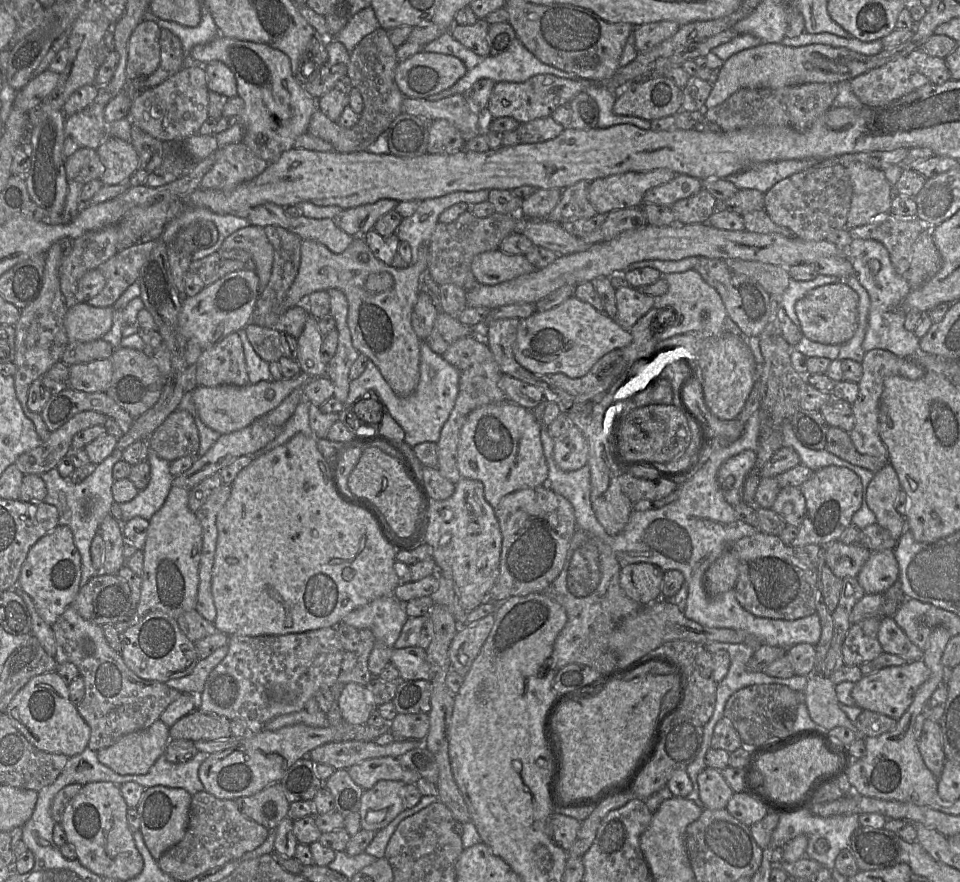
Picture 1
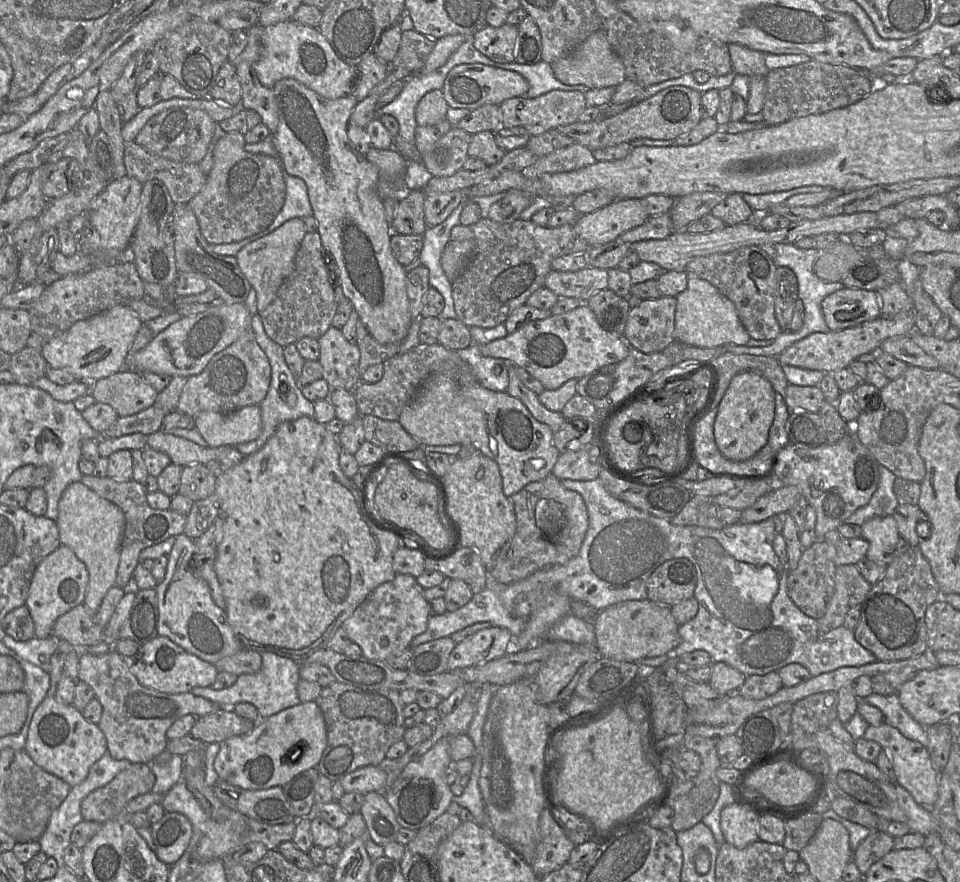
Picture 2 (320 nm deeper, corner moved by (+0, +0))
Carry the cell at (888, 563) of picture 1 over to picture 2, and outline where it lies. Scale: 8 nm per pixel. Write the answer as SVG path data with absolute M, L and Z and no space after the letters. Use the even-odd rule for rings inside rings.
M892 515L875 516L865 521L861 525L861 537L866 539L869 547L866 553L866 558L877 564L890 564L897 558L907 547L911 547L900 536L897 523Z

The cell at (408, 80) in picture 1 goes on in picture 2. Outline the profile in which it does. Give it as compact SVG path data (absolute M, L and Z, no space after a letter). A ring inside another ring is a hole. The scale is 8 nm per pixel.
M471 63L453 67L446 75L441 91L450 108L472 111L487 104L499 106L509 98L525 97L528 89L527 80L516 72L480 63Z

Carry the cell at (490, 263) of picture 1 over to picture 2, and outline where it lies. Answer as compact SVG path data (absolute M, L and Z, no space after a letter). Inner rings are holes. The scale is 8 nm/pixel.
M587 267L576 272L552 269L544 287L558 298L574 298L585 302L596 292L608 289L608 270Z

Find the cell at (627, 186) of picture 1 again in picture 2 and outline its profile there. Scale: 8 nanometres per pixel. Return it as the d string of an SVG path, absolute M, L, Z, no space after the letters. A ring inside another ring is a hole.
M641 199L615 200L592 213L580 215L574 223L574 229L589 247L597 246L615 241L621 234L642 225L648 217Z

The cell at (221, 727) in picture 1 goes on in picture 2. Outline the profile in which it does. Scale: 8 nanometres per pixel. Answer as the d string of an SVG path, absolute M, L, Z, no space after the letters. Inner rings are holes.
M220 708L198 717L189 735L205 744L222 743L228 738L249 733L257 722L240 717L231 708Z

